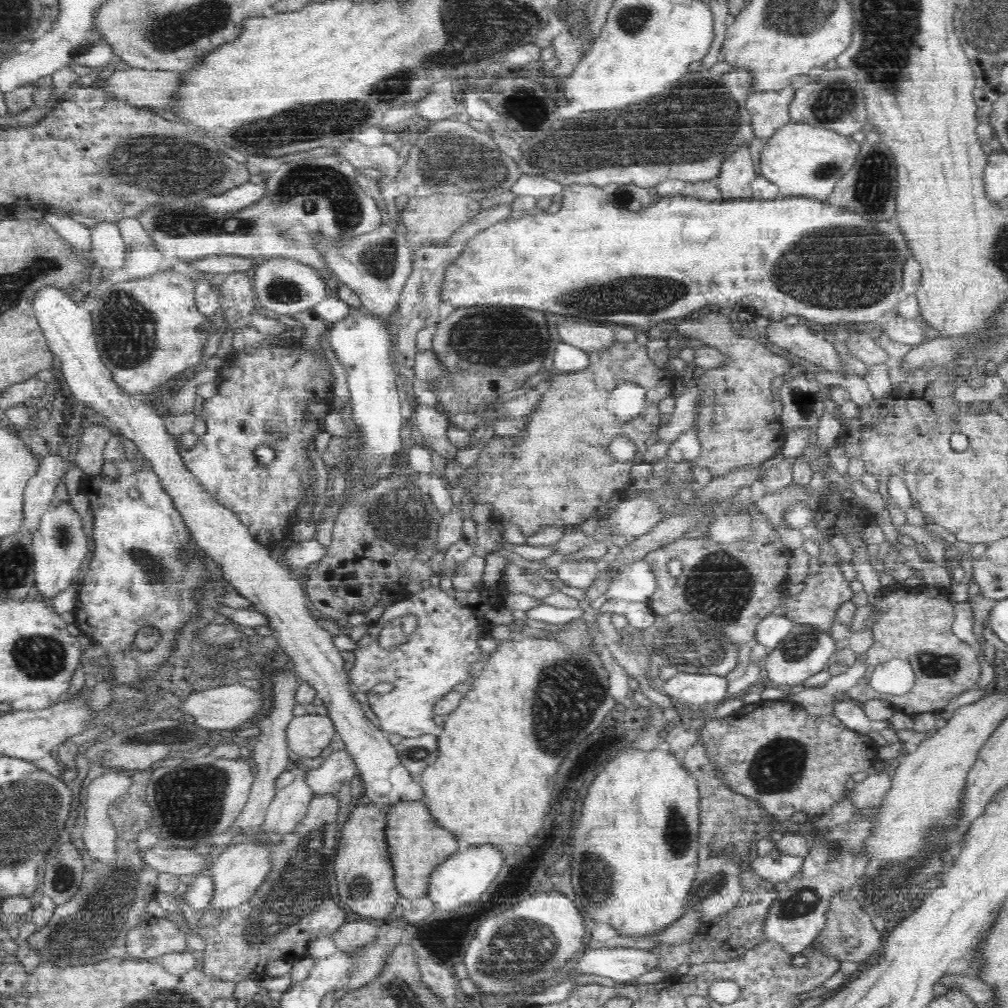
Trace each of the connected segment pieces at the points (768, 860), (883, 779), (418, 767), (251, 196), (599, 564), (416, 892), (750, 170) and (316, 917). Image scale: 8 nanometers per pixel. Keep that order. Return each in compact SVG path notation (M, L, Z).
M774 850L769 856L756 858L748 868L757 876L776 884L792 879L802 862L804 857L789 856Z
M878 769L877 772L870 773L864 780L856 783L849 796L858 809L878 807L890 787L891 777L884 769Z
M423 734L414 738L403 738L396 744L400 763L416 780L427 766L432 765L438 758L437 737Z
M250 181L232 188L218 196L210 196L202 202L204 210L210 212L233 212L244 208L245 206L254 204L265 193L265 183L261 185L250 183Z
M606 556L599 560L562 562L556 568L555 573L558 574L558 580L562 584L586 590L594 584L598 574L605 572L609 561L610 558Z
M424 800L396 802L386 812L386 845L394 872L394 882L400 897L418 899L428 897L429 878L434 868L448 861L460 850L460 843L448 830L441 828L429 814Z
M740 146L738 151L723 160L719 176L714 178L714 183L720 189L720 196L724 201L752 199L750 182L756 176L749 146Z
M336 792L325 796L313 796L304 819L292 833L284 835L276 846L272 846L270 874L246 902L232 909L220 910L212 926L203 926L203 914L207 913L207 908L196 910L188 906L181 896L178 901L181 914L188 923L192 923L204 942L203 968L207 975L235 983L242 982L246 978L262 980L267 974L265 968L270 962L282 960L294 964L309 955L310 944L314 939L331 935L339 926L351 919L341 902L336 902L336 878L332 878L332 861L336 859L337 842L340 838L340 794Z

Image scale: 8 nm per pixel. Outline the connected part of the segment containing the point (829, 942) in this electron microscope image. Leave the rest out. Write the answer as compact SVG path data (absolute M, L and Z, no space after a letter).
M849 890L835 894L831 898L830 909L827 910L827 921L824 928L815 938L815 946L824 952L828 958L839 959L840 961L869 961L871 958L880 960L884 954L882 943L883 933L878 932L872 925L871 914L864 910L854 899L854 891Z

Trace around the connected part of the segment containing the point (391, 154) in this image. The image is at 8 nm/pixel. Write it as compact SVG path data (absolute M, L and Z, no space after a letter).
M346 142L340 148L340 155L356 169L373 168L385 176L386 181L394 180L394 176L400 172L401 164L398 164L398 148L395 146L364 146L358 142Z

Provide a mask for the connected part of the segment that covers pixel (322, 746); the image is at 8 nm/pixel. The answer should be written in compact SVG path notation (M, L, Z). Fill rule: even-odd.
M316 713L295 716L286 728L287 745L293 759L325 755L334 733L335 726L329 716Z

